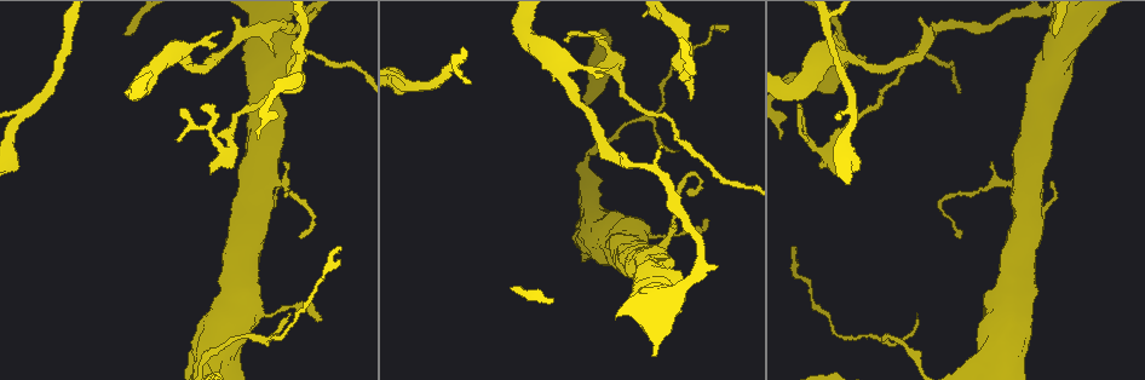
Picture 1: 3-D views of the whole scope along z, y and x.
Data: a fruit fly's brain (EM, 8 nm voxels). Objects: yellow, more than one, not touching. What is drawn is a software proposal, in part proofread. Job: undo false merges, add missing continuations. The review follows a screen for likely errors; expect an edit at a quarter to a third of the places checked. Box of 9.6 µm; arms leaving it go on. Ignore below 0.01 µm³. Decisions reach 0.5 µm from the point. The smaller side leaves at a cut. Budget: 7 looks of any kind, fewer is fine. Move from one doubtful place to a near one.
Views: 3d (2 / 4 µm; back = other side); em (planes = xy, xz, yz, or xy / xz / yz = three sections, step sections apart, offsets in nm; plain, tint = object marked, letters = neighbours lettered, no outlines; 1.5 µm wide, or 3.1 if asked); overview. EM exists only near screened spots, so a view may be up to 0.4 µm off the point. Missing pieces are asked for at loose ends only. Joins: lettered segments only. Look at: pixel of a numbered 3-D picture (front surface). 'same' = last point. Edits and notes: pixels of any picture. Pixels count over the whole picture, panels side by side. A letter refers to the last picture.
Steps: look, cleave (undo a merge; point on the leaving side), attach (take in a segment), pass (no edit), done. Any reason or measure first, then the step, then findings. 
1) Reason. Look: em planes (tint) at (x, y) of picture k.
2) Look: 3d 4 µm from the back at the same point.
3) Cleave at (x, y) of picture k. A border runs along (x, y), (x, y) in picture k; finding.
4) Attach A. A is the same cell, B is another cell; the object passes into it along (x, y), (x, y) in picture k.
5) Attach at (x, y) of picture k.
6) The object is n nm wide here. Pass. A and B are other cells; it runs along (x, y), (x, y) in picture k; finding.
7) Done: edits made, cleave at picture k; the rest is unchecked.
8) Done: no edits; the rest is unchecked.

Look: em xz step 8 (tint) at (559, 65) of picture 1.

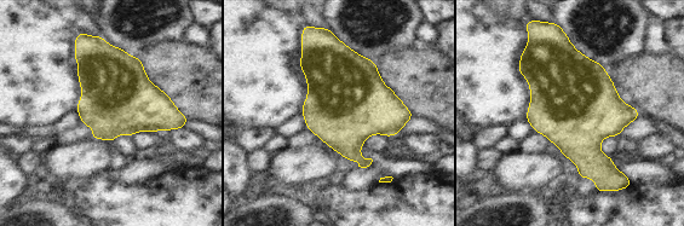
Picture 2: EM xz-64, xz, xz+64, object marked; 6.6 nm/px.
Cut it another way. Look: em planes (tint) at the same point.

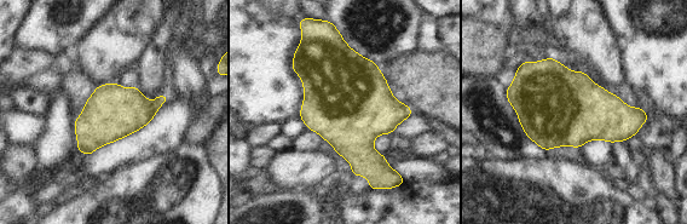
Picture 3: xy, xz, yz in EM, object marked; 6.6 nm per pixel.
What lies round it. Look: em planes (letters) at the same point.

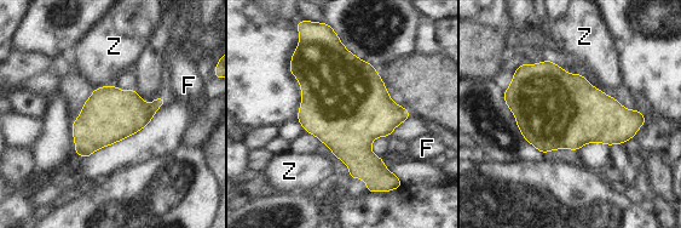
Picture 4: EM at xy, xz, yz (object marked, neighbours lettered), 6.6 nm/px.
Pass. F and Z are other cells; one neuron here.

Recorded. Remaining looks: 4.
Free end. Look: 3d 2 µm at (864, 55) of picture 1.

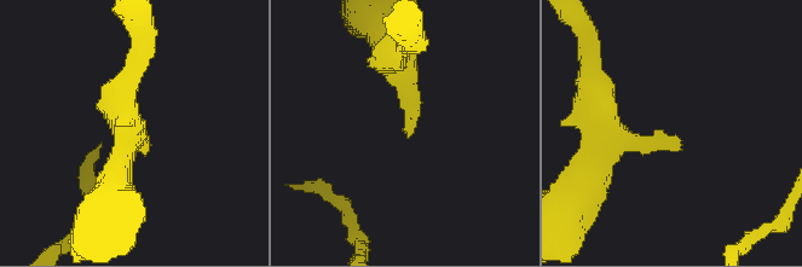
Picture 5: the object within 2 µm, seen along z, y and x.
Look: em planes (letters) at (678, 136) of picture 5.

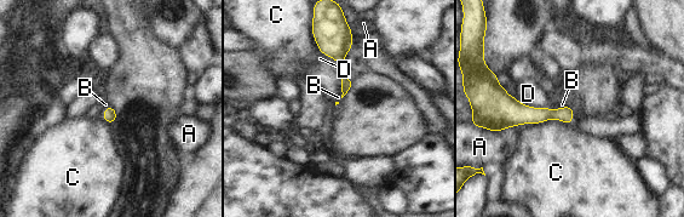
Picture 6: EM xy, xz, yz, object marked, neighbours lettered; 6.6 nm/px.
Attach B. B is the same cell, A, C and D are other cells; the object passes into it along (534, 115), (572, 118), (597, 126) in picture 6; the neuron continues.

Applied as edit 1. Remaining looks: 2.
Done: edits made, attach at picture 6; the rest is unchecked.

